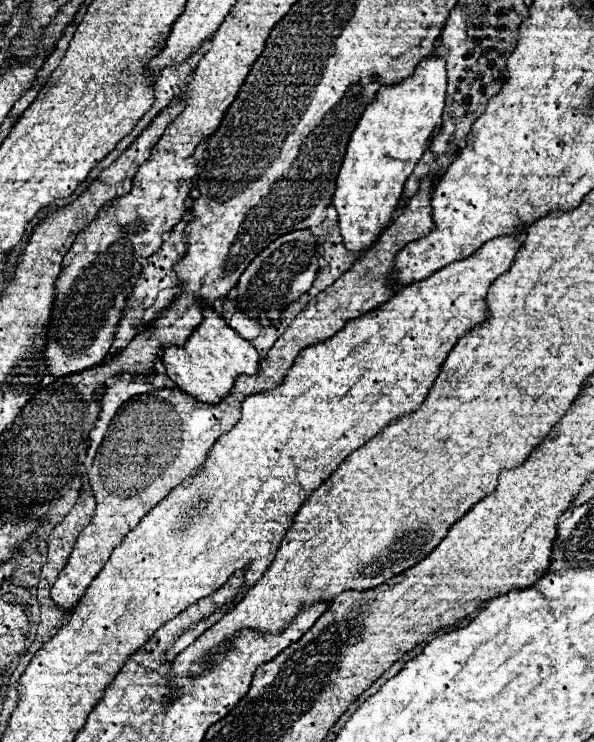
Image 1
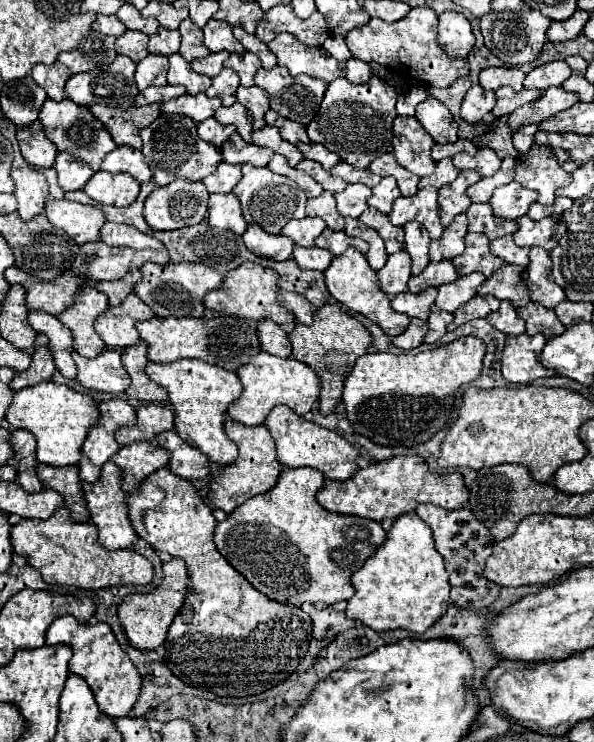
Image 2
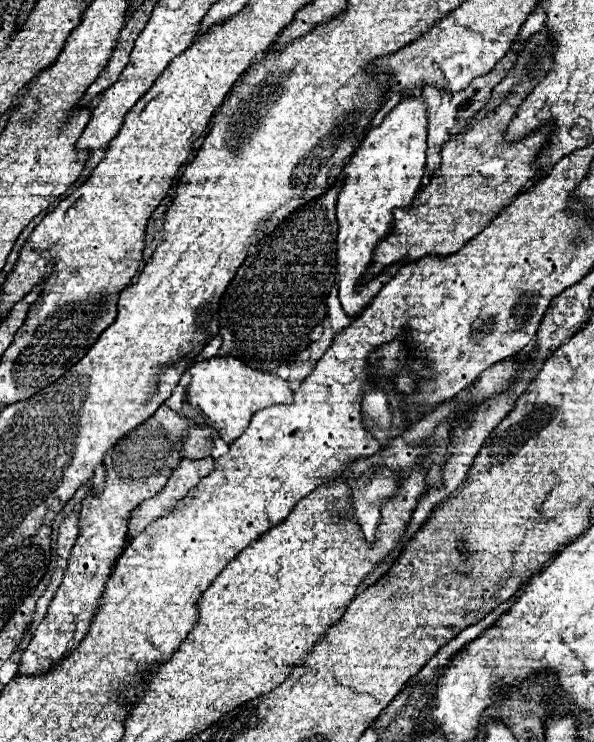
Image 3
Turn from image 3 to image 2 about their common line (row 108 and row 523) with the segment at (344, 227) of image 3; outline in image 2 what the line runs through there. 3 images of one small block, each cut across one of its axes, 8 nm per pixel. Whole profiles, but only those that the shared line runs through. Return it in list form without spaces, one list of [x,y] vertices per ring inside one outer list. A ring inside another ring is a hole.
[[[398,516],[386,532],[384,544],[370,556],[364,566],[352,574],[354,596],[348,600],[346,616],[358,620],[378,632],[404,628],[410,632],[426,632],[448,610],[448,576],[444,560],[438,556],[430,526],[420,516]]]

